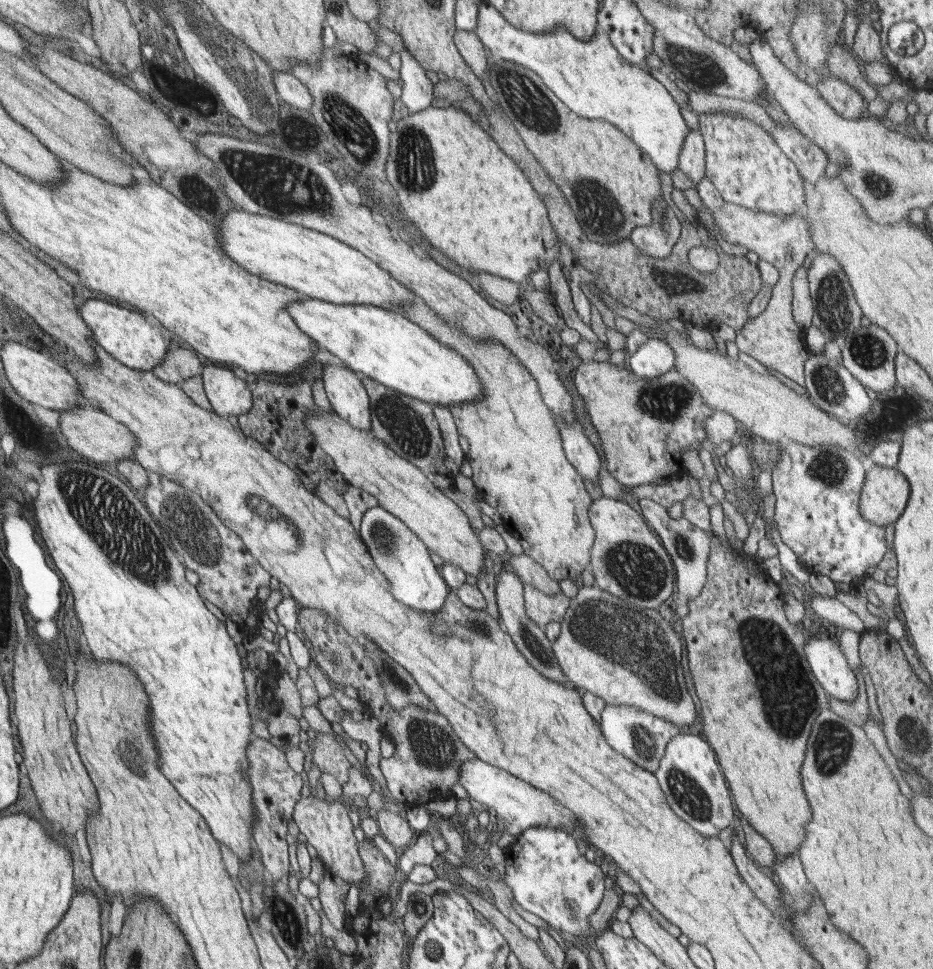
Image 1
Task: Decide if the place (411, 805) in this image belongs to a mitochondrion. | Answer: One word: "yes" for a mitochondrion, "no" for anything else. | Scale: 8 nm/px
no

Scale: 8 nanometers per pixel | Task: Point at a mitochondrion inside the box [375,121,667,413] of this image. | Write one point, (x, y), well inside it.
(414, 152)

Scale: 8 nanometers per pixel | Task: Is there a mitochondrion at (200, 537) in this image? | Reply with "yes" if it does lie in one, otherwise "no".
yes

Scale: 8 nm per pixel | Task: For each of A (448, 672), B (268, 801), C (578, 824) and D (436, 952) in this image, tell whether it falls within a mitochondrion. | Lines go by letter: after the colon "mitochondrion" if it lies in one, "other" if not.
A: other
B: other
C: other
D: mitochondrion

